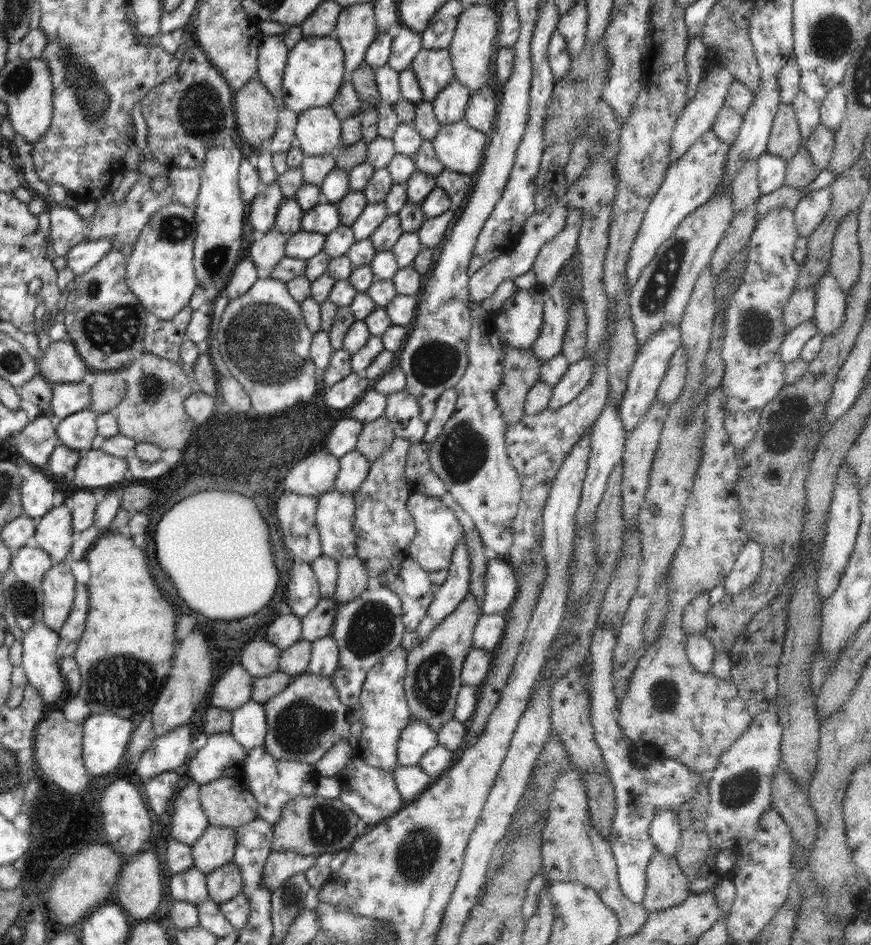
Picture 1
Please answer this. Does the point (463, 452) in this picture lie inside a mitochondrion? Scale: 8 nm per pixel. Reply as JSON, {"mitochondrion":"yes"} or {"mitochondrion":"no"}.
{"mitochondrion":"yes"}

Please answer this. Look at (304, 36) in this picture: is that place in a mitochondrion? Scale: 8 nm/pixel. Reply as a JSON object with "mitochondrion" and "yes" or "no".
{"mitochondrion":"no"}

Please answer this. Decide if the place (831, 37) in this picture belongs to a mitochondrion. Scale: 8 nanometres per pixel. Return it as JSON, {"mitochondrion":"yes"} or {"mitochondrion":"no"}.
{"mitochondrion":"yes"}

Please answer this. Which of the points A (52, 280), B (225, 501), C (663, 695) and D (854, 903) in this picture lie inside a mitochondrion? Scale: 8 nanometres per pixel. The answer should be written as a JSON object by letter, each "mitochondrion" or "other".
{"A":"other","B":"other","C":"mitochondrion","D":"other"}

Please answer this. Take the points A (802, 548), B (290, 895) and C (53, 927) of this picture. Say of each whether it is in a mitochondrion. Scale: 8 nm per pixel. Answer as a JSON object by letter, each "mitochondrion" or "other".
{"A":"other","B":"mitochondrion","C":"other"}

